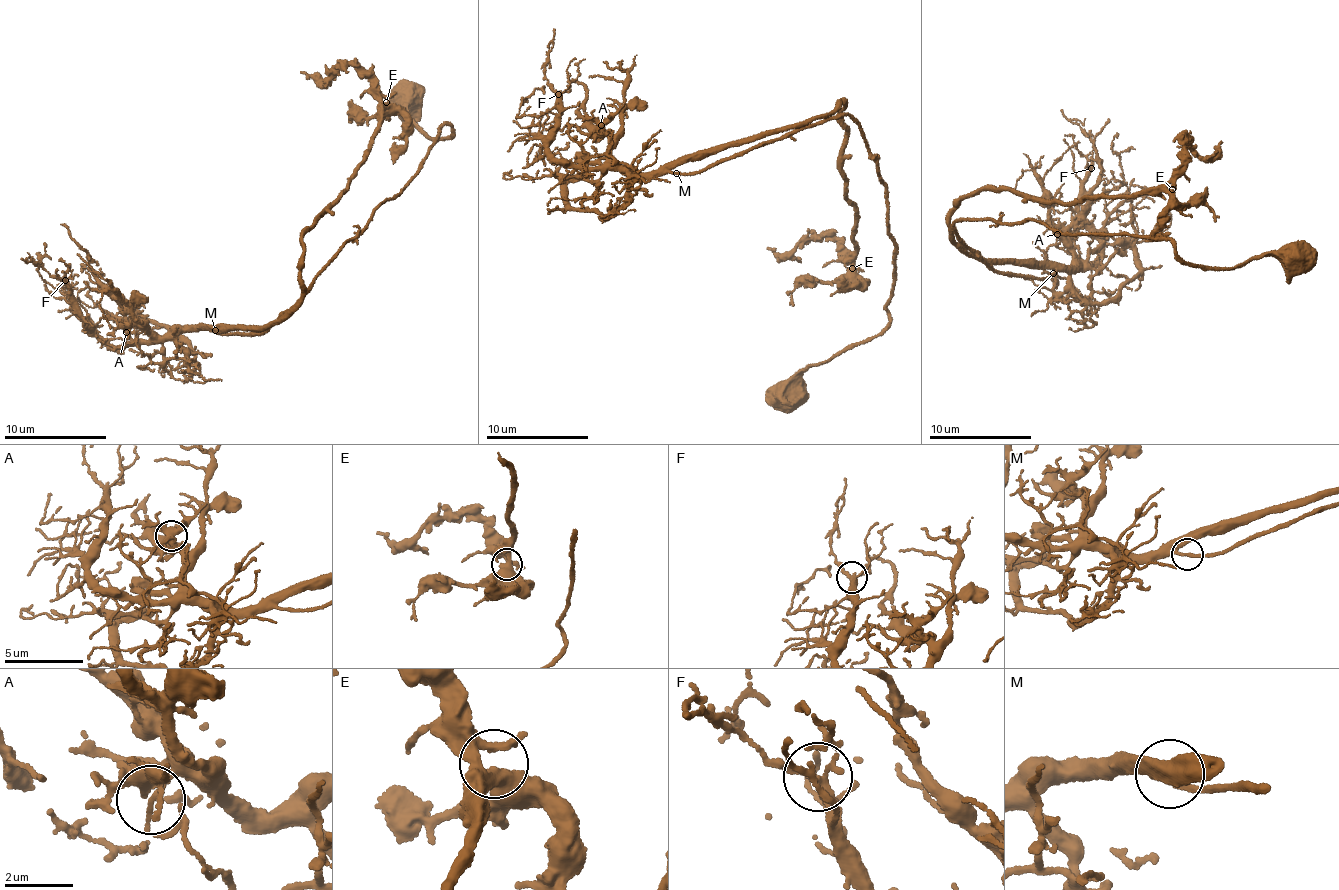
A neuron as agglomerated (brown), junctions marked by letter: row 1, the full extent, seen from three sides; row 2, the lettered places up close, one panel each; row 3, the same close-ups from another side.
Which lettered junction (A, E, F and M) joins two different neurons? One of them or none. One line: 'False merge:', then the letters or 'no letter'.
False merge: no letter

